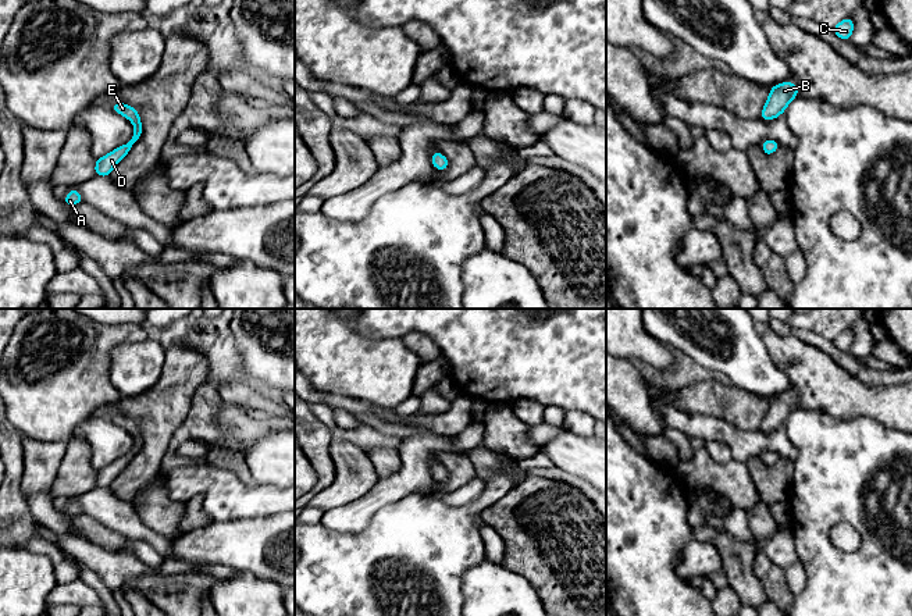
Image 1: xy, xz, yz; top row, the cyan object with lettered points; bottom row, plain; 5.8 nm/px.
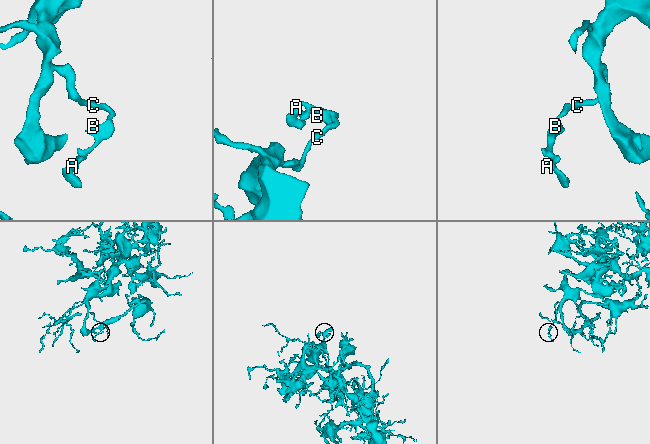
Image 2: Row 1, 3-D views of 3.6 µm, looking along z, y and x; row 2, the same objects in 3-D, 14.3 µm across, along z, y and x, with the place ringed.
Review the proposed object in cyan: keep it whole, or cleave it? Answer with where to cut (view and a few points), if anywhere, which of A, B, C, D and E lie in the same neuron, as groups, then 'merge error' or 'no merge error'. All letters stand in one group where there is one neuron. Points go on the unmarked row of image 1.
cut none; groups A B C D E; no merge error

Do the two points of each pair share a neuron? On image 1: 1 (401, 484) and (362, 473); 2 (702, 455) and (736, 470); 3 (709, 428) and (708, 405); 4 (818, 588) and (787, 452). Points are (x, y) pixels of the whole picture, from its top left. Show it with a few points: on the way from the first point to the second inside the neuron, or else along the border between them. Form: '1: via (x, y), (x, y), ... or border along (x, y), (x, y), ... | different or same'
1: border along (380, 479), (366, 492), (353, 499) | different
2: via (709, 463), (716, 470), (727, 470) | same
3: border along (676, 406), (688, 413), (718, 416), (738, 427) | different
4: border along (784, 427), (786, 435), (794, 447), (794, 459) | different

